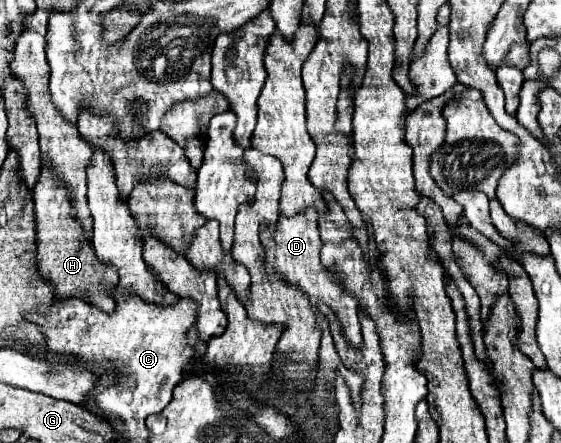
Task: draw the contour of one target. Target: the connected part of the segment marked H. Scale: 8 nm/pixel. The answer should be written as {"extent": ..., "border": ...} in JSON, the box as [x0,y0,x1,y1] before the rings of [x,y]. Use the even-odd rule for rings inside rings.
{"extent":[33,166,117,312],"border":[[[41,166],[41,178],[33,188],[33,200],[37,216],[37,268],[55,284],[55,296],[61,300],[77,296],[93,302],[105,312],[113,312],[115,300],[109,292],[117,286],[117,270],[109,270],[109,266],[101,266],[101,262],[97,262],[91,242],[85,242],[81,226],[77,226],[77,220],[73,218],[69,190],[65,190],[65,186],[57,186],[57,182],[53,182],[53,174],[49,174],[45,166]]]}

